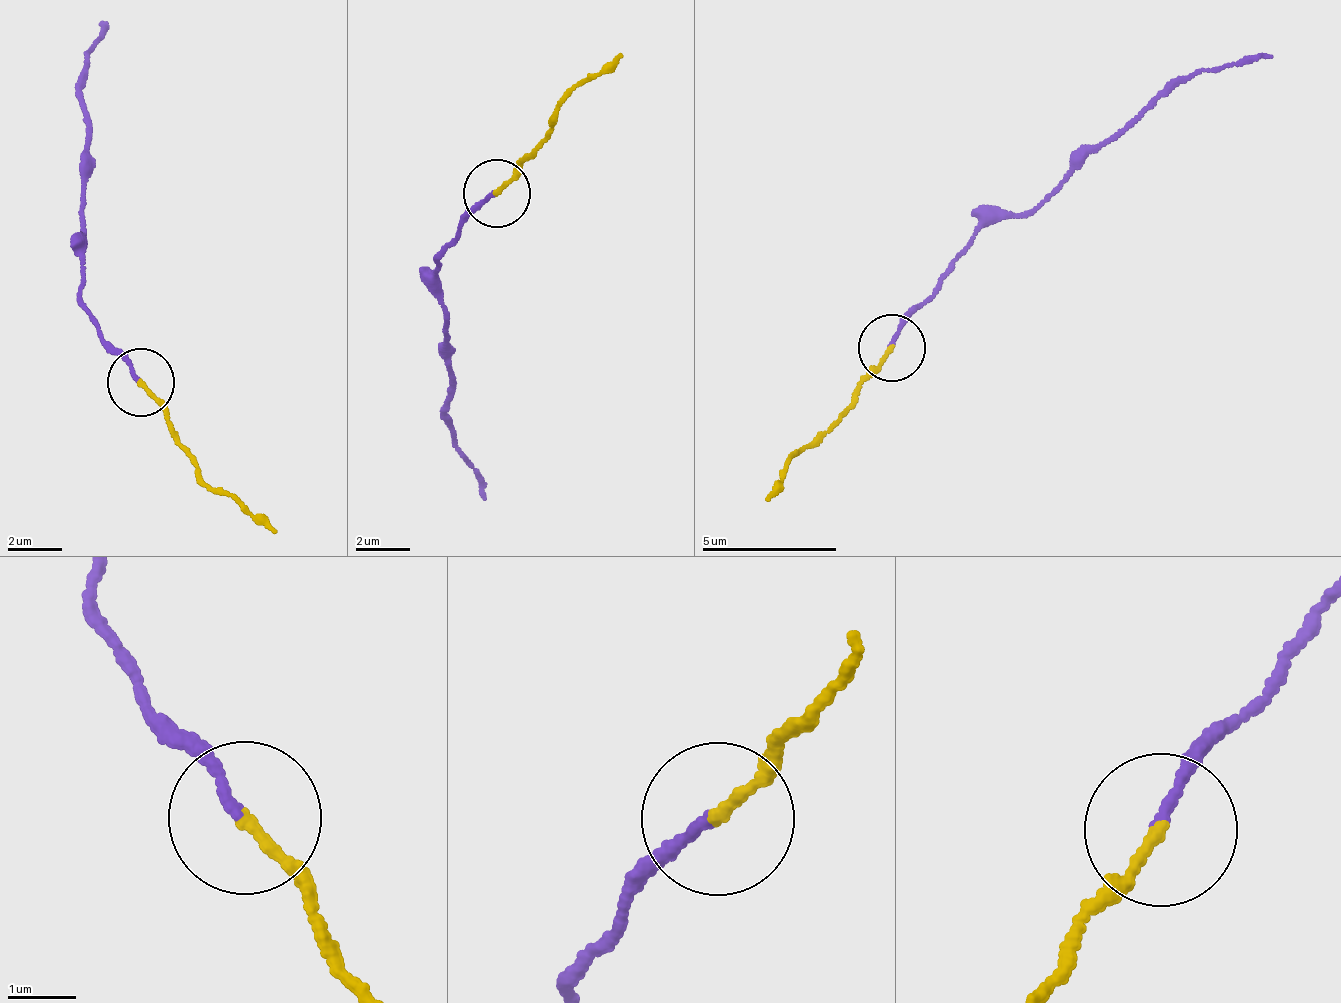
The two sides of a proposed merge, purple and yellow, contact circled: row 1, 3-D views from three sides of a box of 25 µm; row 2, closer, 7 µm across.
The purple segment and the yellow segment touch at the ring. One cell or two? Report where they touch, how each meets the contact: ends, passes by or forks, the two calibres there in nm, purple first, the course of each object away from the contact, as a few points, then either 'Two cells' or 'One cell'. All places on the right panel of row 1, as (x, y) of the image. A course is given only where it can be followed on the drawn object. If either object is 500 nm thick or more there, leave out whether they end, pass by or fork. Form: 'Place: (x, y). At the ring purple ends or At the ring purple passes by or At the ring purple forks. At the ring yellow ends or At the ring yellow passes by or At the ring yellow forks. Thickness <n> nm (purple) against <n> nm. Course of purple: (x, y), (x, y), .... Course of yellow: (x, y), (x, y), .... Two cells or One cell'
Place: (891, 348). At the ring purple ends. At the ring yellow ends. Thickness 130 nm (purple) against 170 nm. Course of purple: (889, 346), (962, 248), (1006, 216), (1026, 215), (1160, 96), (1198, 71), (1275, 55). Course of yellow: (889, 346), (836, 422), (804, 444), (763, 498). Two cells

